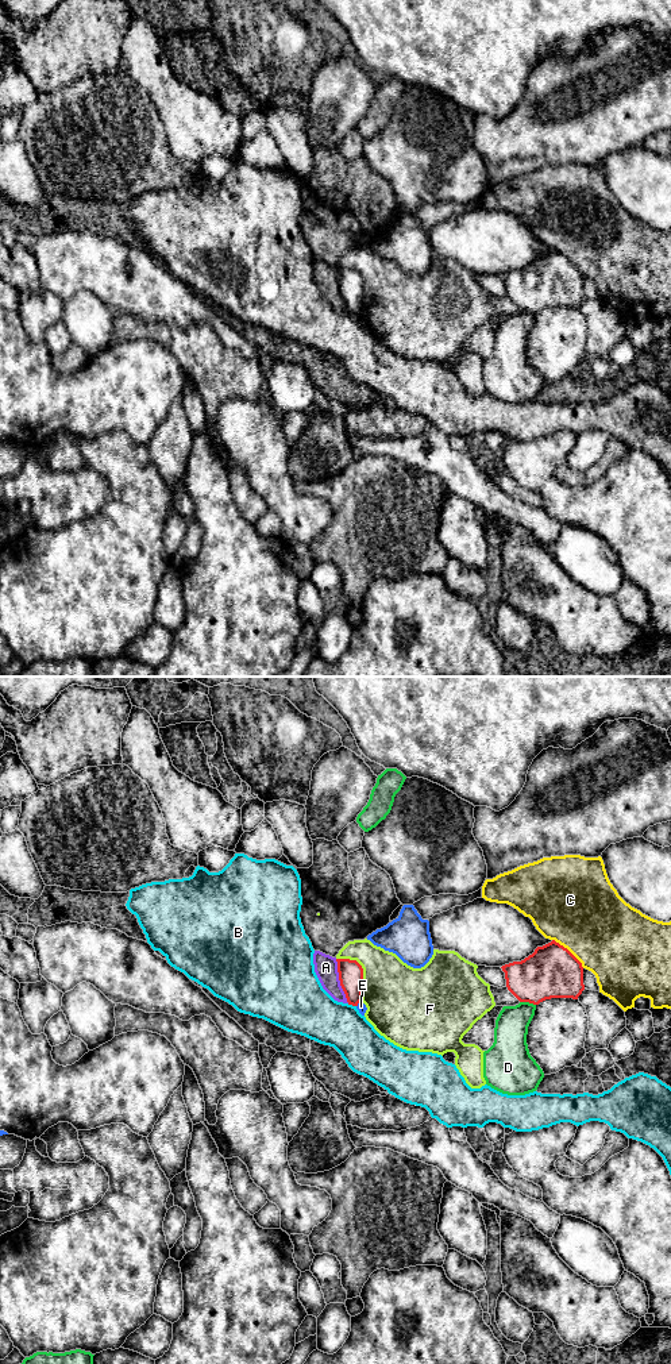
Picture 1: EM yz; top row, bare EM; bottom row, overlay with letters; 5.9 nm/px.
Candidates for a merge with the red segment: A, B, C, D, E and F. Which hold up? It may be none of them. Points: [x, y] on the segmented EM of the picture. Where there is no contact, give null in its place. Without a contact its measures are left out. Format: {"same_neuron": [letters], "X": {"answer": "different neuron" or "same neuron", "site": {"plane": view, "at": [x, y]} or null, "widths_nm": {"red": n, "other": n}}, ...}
{"same_neuron": [], "A": {"answer": "different neuron", "site": {"plane": "yz", "at": [339, 979]}, "widths_nm": {"red": 140, "other": 140}}, "B": {"answer": "different neuron", "site": {"plane": "yz", "at": [351, 1004]}, "widths_nm": {"red": 140, "other": 300}}, "C": {"answer": "different neuron", "site": {"plane": "yz", "at": [569, 951]}, "widths_nm": {"red": 320, "other": 460}}, "D": {"answer": "different neuron", "site": {"plane": "yz", "at": [528, 1001]}, "widths_nm": {"red": 320, "other": 200}}, "E": {"answer": "different neuron", "site": {"plane": "yz", "at": [358, 1002]}, "widths_nm": {"red": 140, "other": 50}}, "F": {"answer": "different neuron", "site": {"plane": "yz", "at": [362, 971]}, "widths_nm": {"red": 140, "other": 380}}}

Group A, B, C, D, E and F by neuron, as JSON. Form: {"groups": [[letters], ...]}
{"groups": [["A"], ["B"], ["C"], ["D"], ["E"], ["F"]]}

